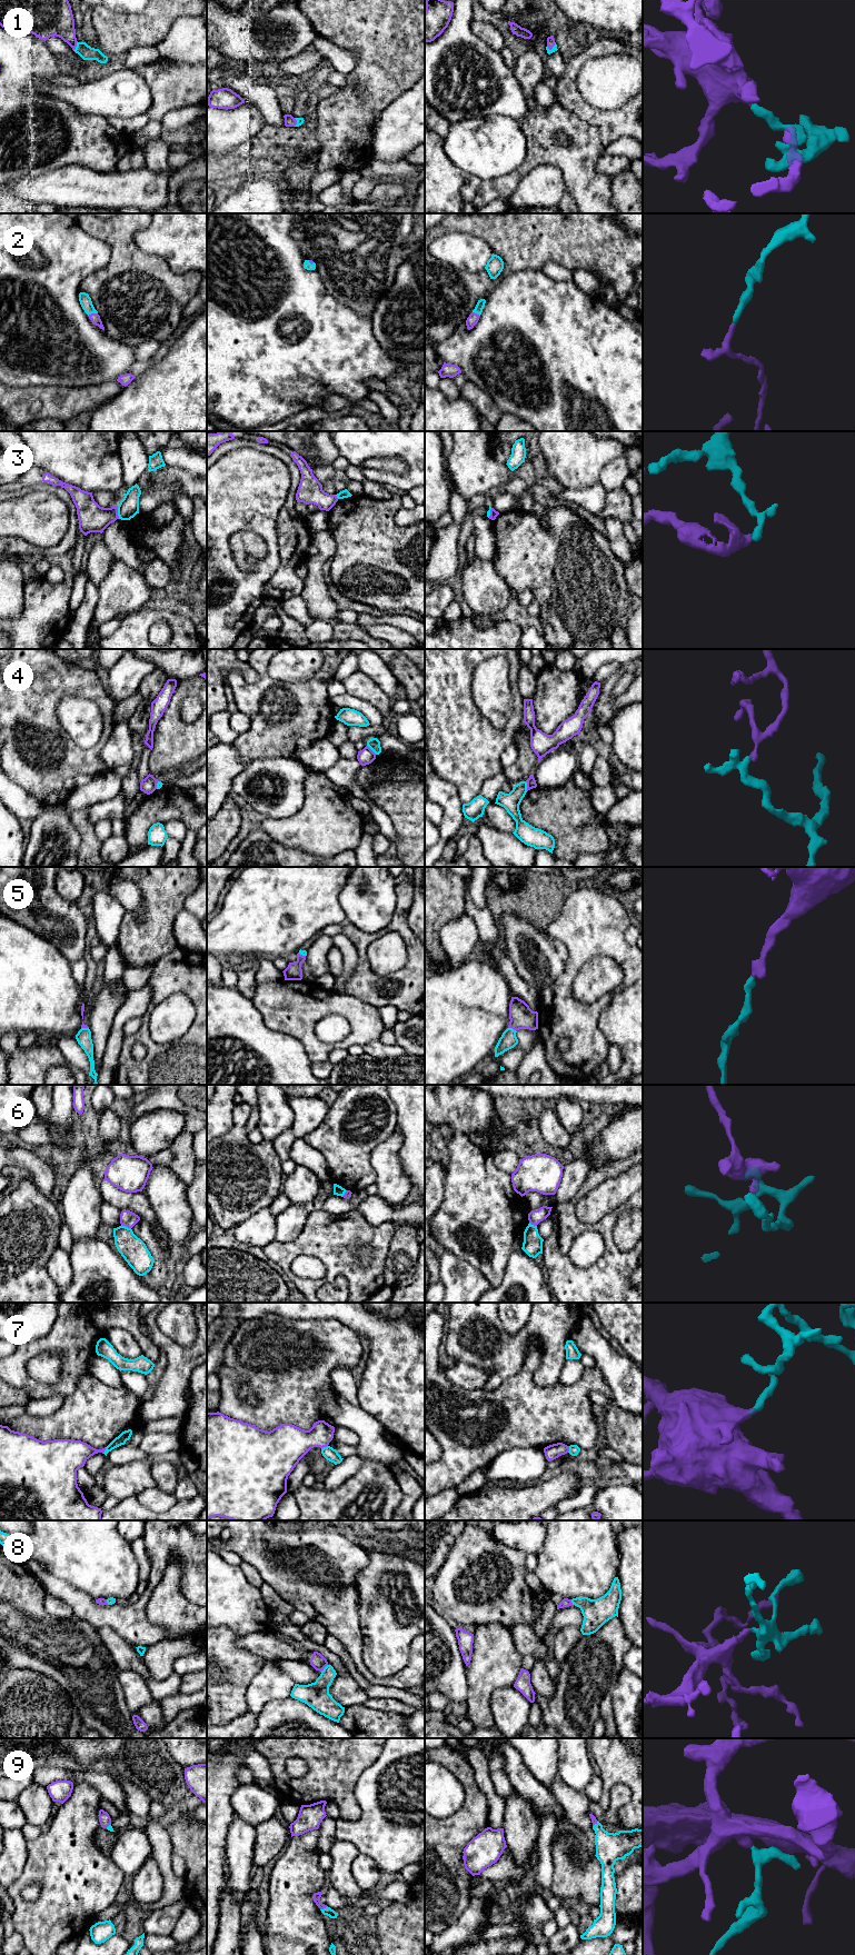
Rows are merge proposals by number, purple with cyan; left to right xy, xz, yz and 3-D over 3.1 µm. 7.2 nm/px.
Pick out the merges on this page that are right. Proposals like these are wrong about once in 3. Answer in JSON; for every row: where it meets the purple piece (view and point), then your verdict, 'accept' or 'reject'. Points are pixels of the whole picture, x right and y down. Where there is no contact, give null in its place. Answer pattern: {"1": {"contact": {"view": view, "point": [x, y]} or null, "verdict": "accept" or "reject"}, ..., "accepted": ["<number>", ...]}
{"1": {"contact": {"view": "xy", "point": [76, 46]}, "verdict": "accept"}, "2": {"contact": {"view": "xy", "point": [92, 313]}, "verdict": "accept"}, "3": {"contact": {"view": "xy", "point": [117, 512]}, "verdict": "reject"}, "4": {"contact": {"view": "yz", "point": [527, 786]}, "verdict": "reject"}, "5": {"contact": {"view": "yz", "point": [513, 1028]}, "verdict": "accept"}, "6": {"contact": {"view": "xy", "point": [126, 1226]}, "verdict": "reject"}, "7": {"contact": {"view": "xy", "point": [105, 1449]}, "verdict": "reject"}, "8": {"contact": {"view": "xz", "point": [325, 1666]}, "verdict": "accept"}, "9": {"contact": {"view": "xz", "point": [324, 1907]}, "verdict": "accept"}, "accepted": ["1", "2", "5", "8", "9"]}

